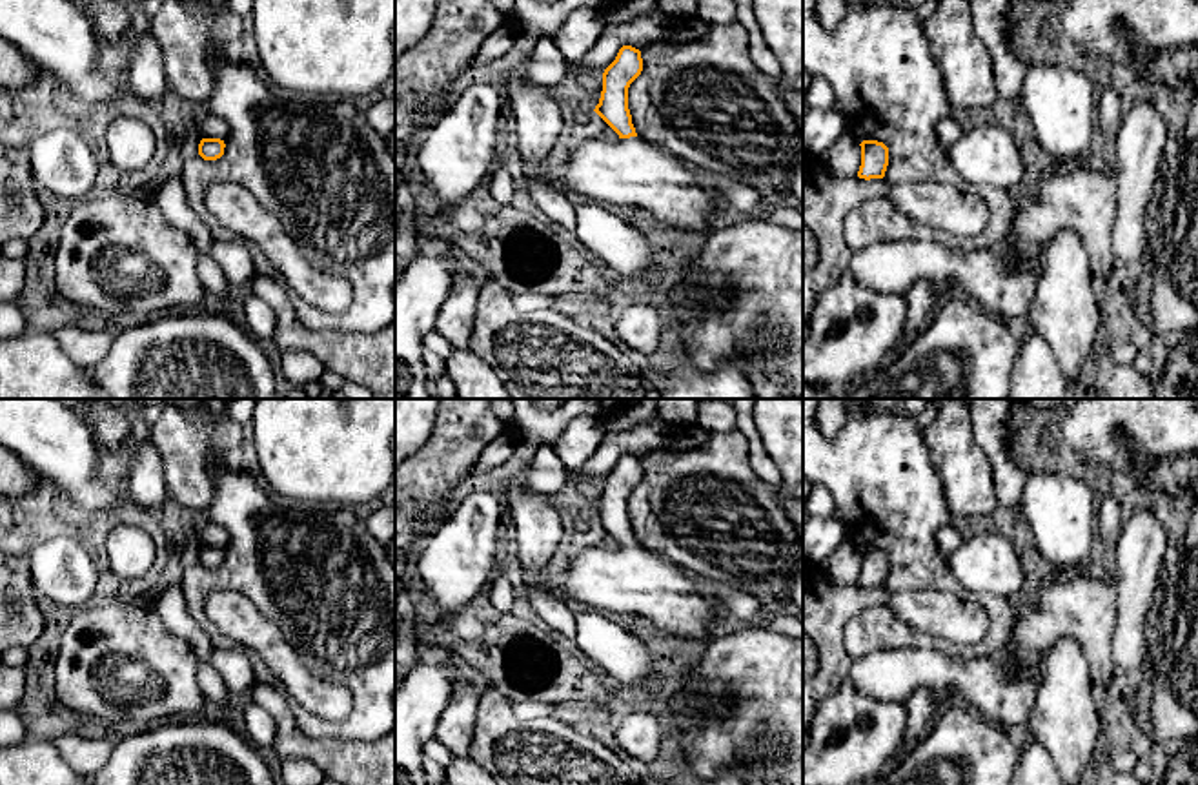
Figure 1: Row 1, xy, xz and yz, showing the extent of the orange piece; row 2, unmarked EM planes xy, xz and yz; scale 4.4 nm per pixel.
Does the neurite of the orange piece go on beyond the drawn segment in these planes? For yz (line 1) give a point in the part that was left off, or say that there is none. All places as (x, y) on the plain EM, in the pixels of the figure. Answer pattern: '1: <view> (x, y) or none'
1: none

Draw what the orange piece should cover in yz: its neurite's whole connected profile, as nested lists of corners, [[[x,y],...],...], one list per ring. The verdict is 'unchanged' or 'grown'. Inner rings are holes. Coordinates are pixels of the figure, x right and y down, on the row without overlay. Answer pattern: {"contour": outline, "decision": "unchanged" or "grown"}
{"contour": [[[863,548],[861,552],[859,586],[883,586],[888,574],[888,556],[878,548]]], "decision": "unchanged"}

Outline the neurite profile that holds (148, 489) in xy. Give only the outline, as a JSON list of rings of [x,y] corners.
[[[151,441],[142,444],[133,459],[129,492],[133,503],[140,510],[164,510],[168,499],[164,464],[157,446]]]

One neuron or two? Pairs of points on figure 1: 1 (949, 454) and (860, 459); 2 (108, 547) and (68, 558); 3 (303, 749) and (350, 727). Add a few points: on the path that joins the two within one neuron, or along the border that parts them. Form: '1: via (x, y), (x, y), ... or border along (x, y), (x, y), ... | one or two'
1: border along (920, 432), (945, 496) | two
2: border along (97, 554), (102, 565) | two
3: border along (292, 713), (297, 725), (314, 738), (370, 742) | two

